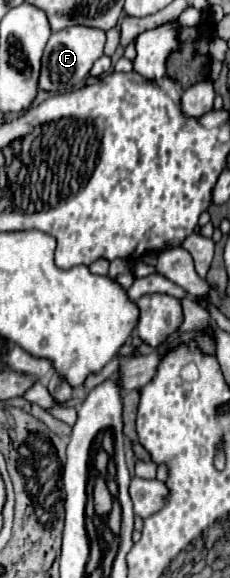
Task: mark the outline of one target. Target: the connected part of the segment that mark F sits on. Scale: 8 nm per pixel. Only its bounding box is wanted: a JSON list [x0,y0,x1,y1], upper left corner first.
[38,26,106,92]

